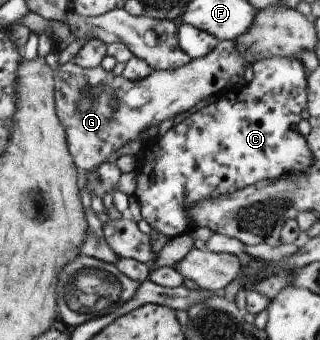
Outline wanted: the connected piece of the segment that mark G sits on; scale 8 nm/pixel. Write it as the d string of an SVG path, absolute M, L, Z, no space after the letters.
M218 41L211 52L205 56L191 59L188 64L173 70L152 71L142 80L128 82L122 76L114 76L100 65L94 68L82 68L72 60L62 63L53 71L53 101L55 113L65 132L66 148L79 172L88 171L103 163L114 150L124 146L130 140L138 139L138 134L148 126L158 126L160 122L174 119L179 114L192 110L202 99L221 92L232 76L246 77L251 63L246 62L236 50L233 41Z

